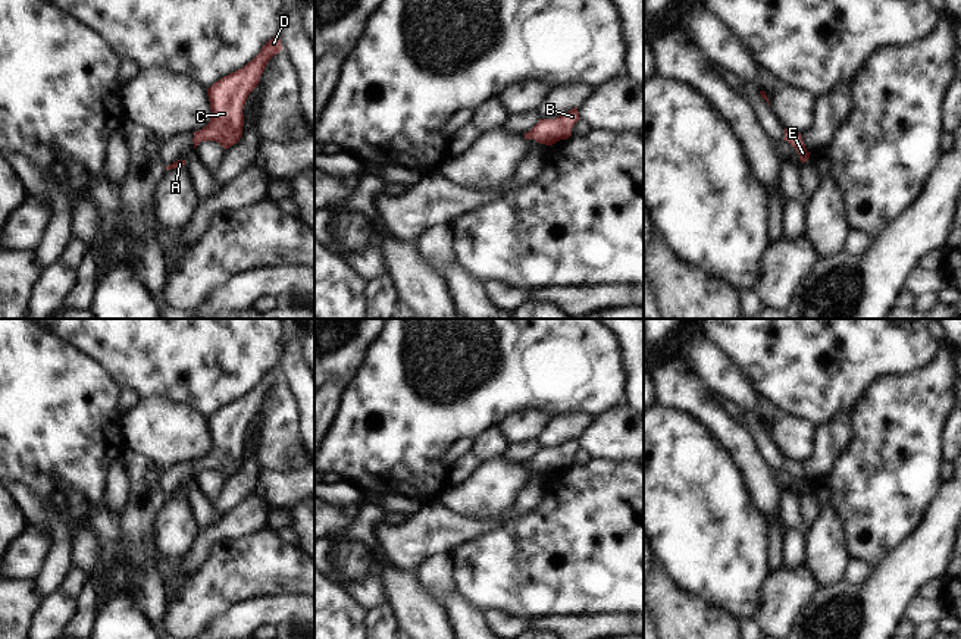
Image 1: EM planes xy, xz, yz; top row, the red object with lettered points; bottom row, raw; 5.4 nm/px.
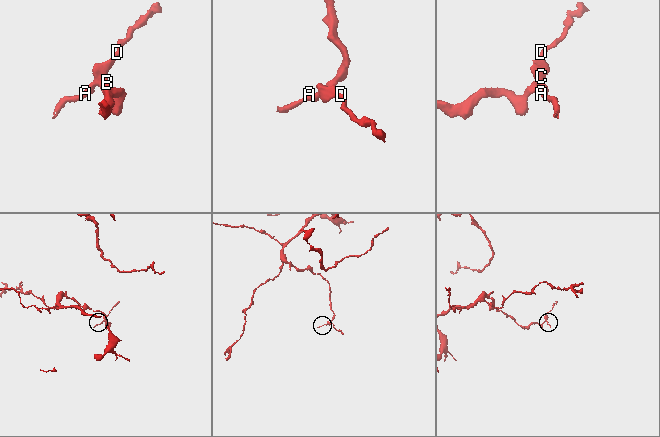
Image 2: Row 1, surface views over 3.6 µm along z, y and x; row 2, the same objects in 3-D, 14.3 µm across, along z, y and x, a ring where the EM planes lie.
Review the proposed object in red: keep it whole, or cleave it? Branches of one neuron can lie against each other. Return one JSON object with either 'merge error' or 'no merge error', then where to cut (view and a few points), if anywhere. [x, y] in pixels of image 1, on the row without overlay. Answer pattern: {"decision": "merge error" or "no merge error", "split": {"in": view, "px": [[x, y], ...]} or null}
{"decision": "no merge error", "split": null}

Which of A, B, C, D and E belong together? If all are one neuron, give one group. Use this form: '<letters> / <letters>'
A B C D E

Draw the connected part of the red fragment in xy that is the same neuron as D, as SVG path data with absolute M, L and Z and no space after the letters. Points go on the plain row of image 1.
M276 364L244 397L223 405L207 417L212 447L203 458L194 461L194 477L201 470L216 470L226 479L240 470L244 455L242 436L245 429L260 411L267 391L281 379L281 367Z

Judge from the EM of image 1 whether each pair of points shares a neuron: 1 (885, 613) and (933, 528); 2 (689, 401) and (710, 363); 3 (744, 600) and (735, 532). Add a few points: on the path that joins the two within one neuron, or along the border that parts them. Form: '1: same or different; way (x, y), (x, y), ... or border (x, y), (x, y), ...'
1: same; way (888, 592), (929, 548)
2: different; border (691, 365), (708, 390)
3: same; way (735, 583), (735, 548)

